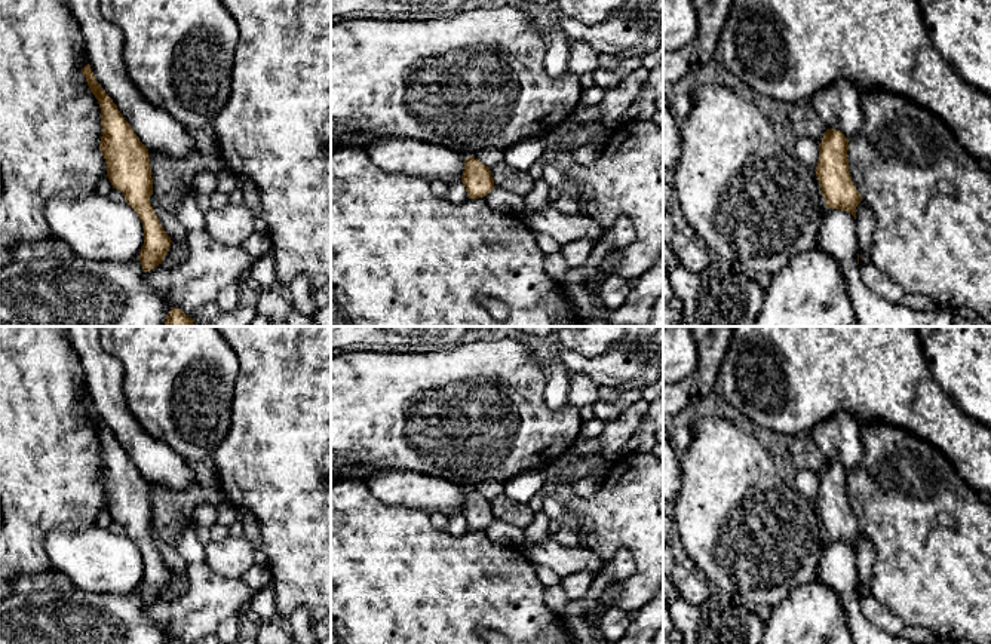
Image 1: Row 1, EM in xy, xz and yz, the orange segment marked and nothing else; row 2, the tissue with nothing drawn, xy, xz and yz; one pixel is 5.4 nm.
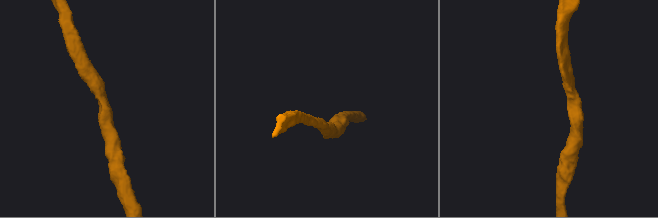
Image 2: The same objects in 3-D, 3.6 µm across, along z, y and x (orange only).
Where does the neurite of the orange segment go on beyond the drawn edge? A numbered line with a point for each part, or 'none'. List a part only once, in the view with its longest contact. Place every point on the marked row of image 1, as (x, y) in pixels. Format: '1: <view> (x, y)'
none

